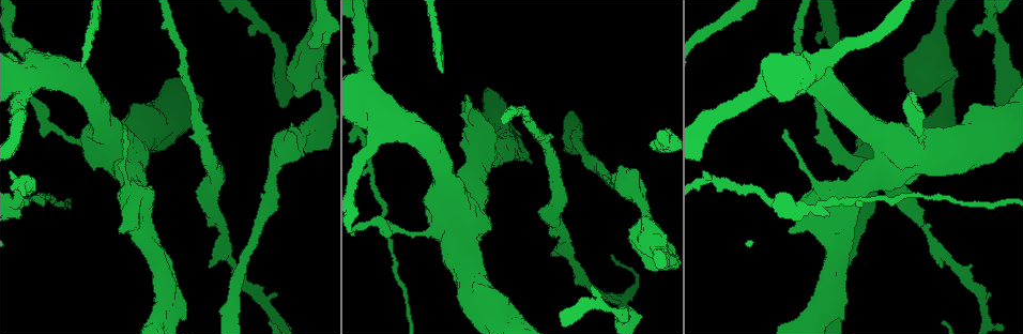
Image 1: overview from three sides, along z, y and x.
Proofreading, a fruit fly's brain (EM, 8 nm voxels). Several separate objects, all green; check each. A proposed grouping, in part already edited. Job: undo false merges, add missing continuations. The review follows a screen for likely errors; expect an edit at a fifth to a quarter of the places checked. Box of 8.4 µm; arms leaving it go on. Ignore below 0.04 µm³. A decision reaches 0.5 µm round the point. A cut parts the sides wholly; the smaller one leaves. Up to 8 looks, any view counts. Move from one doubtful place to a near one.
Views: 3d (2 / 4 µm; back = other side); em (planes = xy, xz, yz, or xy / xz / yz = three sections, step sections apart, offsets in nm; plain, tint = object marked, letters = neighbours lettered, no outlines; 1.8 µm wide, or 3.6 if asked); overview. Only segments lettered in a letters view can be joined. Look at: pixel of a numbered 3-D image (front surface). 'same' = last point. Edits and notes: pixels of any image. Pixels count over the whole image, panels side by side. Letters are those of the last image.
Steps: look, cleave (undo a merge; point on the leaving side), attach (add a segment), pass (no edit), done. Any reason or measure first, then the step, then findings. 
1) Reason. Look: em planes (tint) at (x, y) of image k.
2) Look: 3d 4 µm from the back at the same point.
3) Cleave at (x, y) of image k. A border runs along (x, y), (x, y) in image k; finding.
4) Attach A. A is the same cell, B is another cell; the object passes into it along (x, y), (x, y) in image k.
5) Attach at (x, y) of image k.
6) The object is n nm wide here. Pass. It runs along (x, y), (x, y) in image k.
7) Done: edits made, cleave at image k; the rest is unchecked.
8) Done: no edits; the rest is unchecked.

Branch stops here. Look: 3d 2 µm at (591, 291) of image 1.

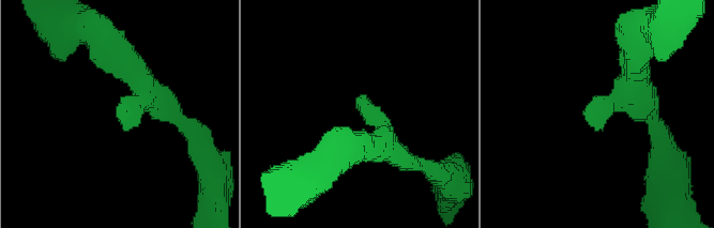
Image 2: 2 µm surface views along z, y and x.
Now the EM. Look: em yz step 4 (letters) at (366, 102) of image 2.

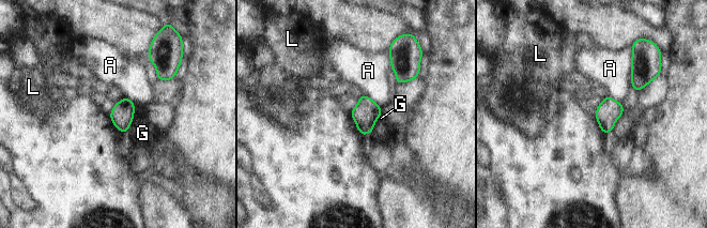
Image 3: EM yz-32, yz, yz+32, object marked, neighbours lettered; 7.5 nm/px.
Cut it another way. Look: em planes (letters) at the same point.

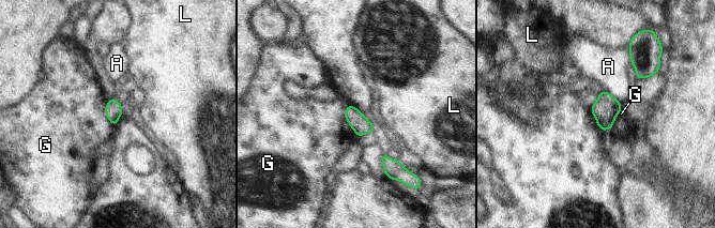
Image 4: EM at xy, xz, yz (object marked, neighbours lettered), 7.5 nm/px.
The object is 130 nm wide here; the longest contact is with G, 260 nm. Pass. A, G and L are other cells; none of them fits.

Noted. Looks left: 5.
Calibre changes. Look: 3d 4 µm at (919, 142) of image 1.

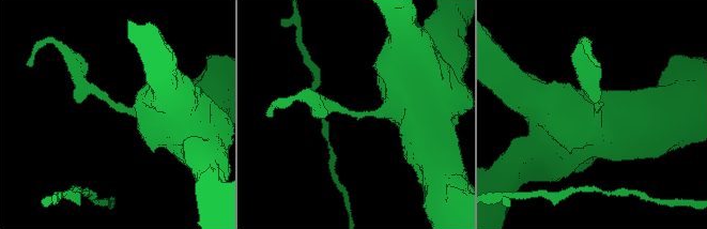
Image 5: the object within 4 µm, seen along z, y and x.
The arms are 220, 750 nm wide. Look: em planes (letters) at (597, 110) of image 5.

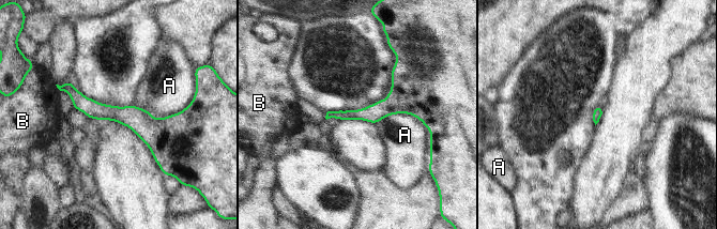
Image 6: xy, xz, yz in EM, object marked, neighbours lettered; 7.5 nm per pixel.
The object is 70 nm wide here. Pass. A and B are other cells; a border runs along (191, 102), (161, 118), (133, 105) in image 6; all the same neuron.

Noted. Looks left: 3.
Tapers out. Look: 3d 4 µm from the back at (467, 97) of image 1.

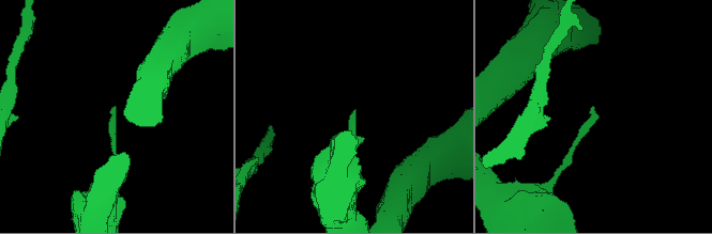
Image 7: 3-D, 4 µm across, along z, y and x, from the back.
Shape alone is not enough. Look: em planes (letters) at (354, 116) of image 7.

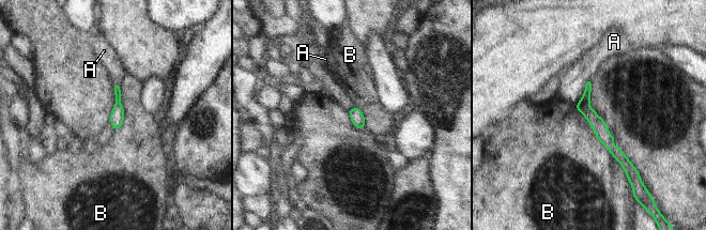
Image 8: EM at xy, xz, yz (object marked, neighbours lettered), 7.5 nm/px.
Pass. A and B are other cells; a border runs along (119, 82), (124, 120), (114, 132) in image 8; none of them fits.

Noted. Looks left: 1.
Done: no edits; the rest is unchecked.

